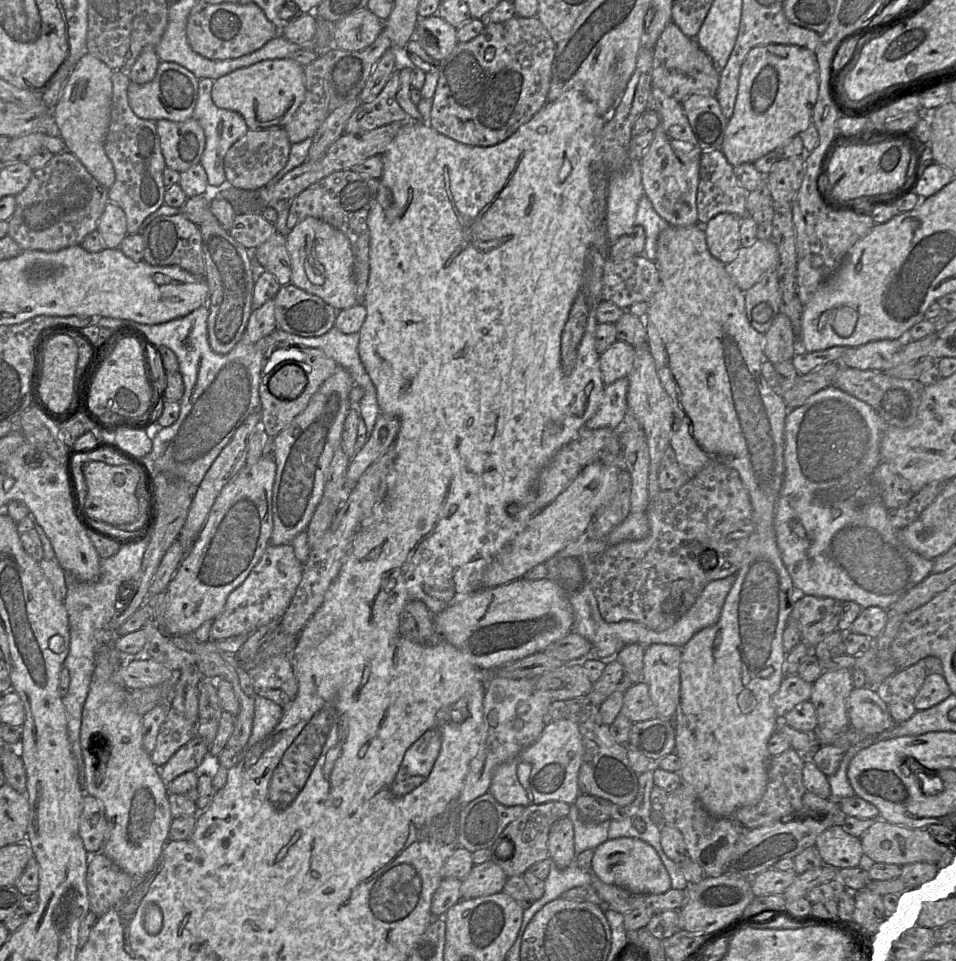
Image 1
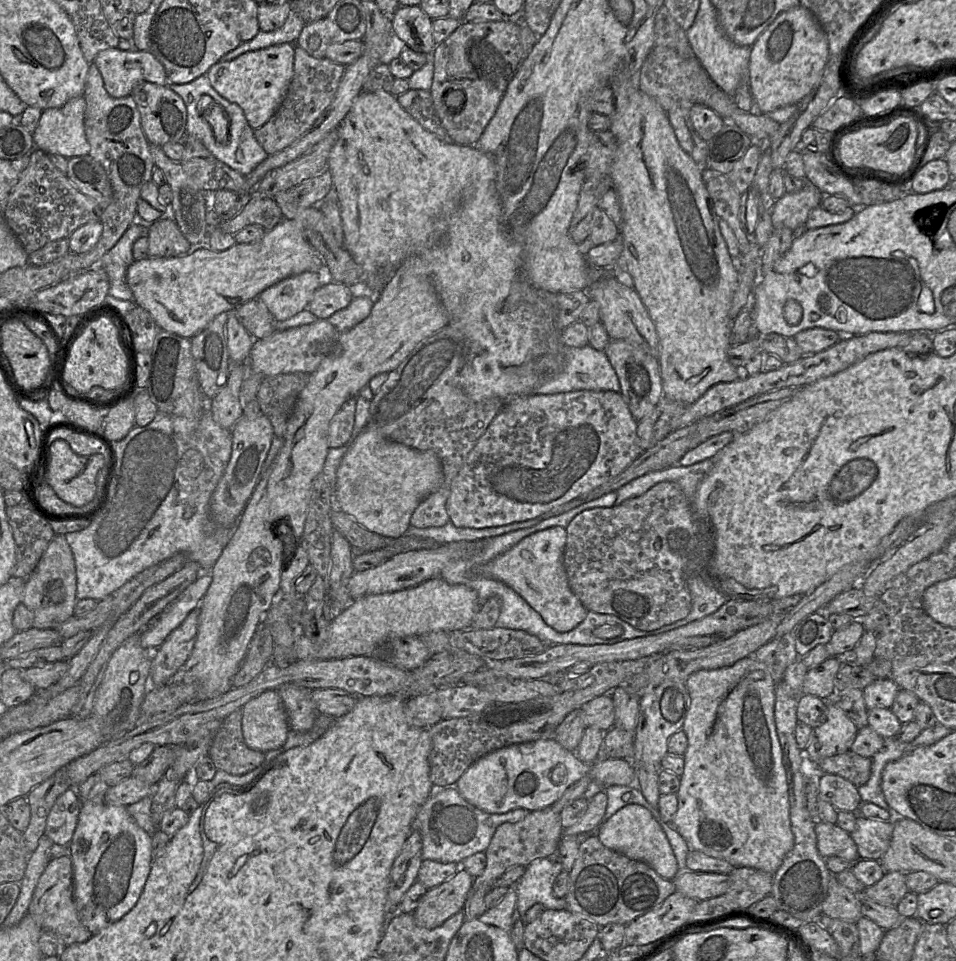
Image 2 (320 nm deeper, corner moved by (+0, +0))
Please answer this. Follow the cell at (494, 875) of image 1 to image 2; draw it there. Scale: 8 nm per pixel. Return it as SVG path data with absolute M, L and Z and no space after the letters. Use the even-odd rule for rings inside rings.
M463 867L450 879L430 888L413 911L415 923L433 929L443 924L454 914L463 911L472 888L474 877Z

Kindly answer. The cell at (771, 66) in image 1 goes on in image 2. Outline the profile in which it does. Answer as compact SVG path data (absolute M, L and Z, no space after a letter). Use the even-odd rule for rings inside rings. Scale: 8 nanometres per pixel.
M799 5L780 13L751 46L749 87L756 110L769 113L811 95L828 59L826 33L807 8Z

